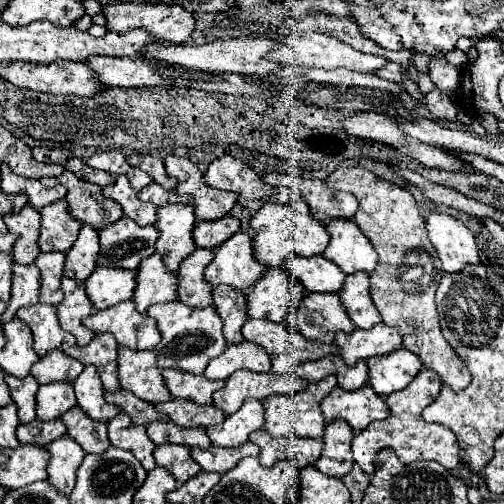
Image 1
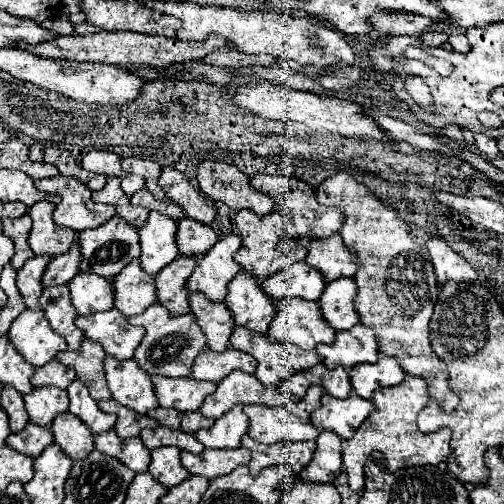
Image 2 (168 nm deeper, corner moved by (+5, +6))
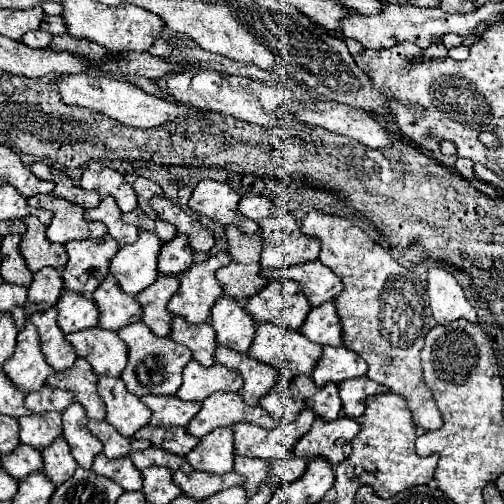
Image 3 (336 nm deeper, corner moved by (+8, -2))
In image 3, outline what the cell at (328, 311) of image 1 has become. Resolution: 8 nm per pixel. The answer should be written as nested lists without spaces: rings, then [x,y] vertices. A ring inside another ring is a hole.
[[[258,324],[256,326],[256,336],[246,352],[248,356],[252,356],[258,362],[264,362],[272,368],[278,368],[278,376],[280,378],[296,378],[300,374],[310,376],[312,368],[316,366],[316,360],[320,360],[322,356],[322,346],[320,344],[312,344],[310,340],[306,340],[304,336],[300,336],[300,332],[288,332],[276,324]]]

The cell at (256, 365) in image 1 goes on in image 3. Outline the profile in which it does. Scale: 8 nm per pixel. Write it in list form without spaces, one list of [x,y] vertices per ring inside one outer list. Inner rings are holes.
[[[188,362],[188,366],[182,372],[182,386],[178,388],[176,396],[186,402],[202,402],[210,394],[222,390],[222,392],[240,392],[242,378],[234,370],[214,364],[210,368],[204,368],[198,362]]]

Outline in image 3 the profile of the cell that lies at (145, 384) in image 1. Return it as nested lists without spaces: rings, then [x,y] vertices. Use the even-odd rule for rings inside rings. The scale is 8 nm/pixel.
[[[98,376],[98,394],[106,404],[106,422],[112,424],[124,438],[132,438],[136,430],[148,424],[148,406],[138,396],[130,394],[120,378]]]

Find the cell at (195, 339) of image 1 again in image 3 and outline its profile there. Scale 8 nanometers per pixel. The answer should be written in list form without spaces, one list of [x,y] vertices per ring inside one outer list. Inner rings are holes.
[[[142,320],[120,328],[118,336],[128,346],[128,364],[126,364],[124,372],[120,374],[128,392],[132,392],[134,396],[146,396],[146,394],[172,396],[178,392],[178,388],[182,384],[182,370],[192,360],[192,354],[188,352],[188,348],[176,344],[174,340],[152,336],[150,328]]]

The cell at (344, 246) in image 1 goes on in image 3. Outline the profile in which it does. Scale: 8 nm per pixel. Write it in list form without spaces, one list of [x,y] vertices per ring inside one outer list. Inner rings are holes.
[[[320,260],[300,264],[300,266],[288,268],[288,270],[264,270],[264,276],[268,282],[292,280],[292,282],[300,284],[300,290],[304,292],[304,296],[308,298],[312,308],[334,300],[342,290],[340,278]]]

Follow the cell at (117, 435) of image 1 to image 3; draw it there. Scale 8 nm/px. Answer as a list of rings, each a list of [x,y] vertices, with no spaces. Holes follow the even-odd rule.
[[[98,454],[92,464],[92,470],[96,474],[120,484],[122,490],[126,490],[126,492],[142,490],[142,474],[134,468],[134,464],[128,456],[118,458],[118,460],[108,460],[104,454]]]

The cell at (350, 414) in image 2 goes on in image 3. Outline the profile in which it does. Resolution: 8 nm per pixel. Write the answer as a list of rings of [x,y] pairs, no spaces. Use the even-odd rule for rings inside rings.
[[[340,416],[334,422],[316,418],[310,432],[298,440],[294,454],[304,460],[320,456],[326,458],[330,464],[340,464],[350,456],[352,452],[350,440],[358,432],[360,432],[358,420],[352,420],[348,416]]]

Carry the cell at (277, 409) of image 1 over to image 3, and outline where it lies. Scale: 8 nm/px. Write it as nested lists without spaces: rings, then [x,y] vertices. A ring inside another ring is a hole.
[[[304,410],[292,424],[278,424],[272,430],[264,430],[254,424],[234,424],[234,454],[264,460],[286,460],[300,436],[312,428],[314,418],[312,410]]]

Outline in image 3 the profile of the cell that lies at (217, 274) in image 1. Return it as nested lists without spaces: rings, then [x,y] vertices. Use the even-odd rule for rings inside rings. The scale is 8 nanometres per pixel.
[[[228,252],[214,254],[200,264],[192,264],[180,274],[180,288],[168,302],[168,312],[182,316],[188,324],[202,324],[210,318],[210,308],[220,298],[222,286],[216,282],[216,270],[230,262]]]

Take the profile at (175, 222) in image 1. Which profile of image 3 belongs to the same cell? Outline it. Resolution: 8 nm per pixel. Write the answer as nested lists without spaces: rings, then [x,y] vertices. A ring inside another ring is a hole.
[[[144,230],[134,244],[122,246],[110,260],[110,274],[126,294],[136,296],[158,278],[156,262],[160,246],[162,242],[158,236]]]

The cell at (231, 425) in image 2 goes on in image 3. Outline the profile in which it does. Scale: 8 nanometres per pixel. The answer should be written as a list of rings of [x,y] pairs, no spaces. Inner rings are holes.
[[[216,428],[200,440],[200,444],[186,456],[188,464],[194,470],[208,474],[226,474],[234,466],[234,448],[232,448],[232,430]]]

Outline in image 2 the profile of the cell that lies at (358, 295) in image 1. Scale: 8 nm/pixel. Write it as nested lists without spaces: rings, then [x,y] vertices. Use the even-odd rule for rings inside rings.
[[[345,276],[325,286],[319,304],[325,320],[335,330],[349,330],[355,324],[359,324],[359,314],[355,312],[355,292],[357,292],[355,280]]]

